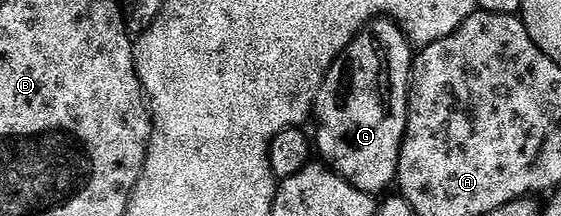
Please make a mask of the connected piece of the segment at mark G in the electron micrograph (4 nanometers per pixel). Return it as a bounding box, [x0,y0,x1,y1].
[315,18,415,194]

